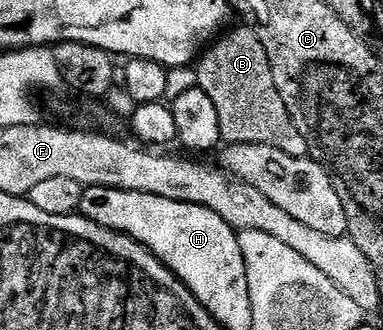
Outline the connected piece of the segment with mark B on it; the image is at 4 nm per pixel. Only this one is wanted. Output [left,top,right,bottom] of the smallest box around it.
[197,29,308,157]

